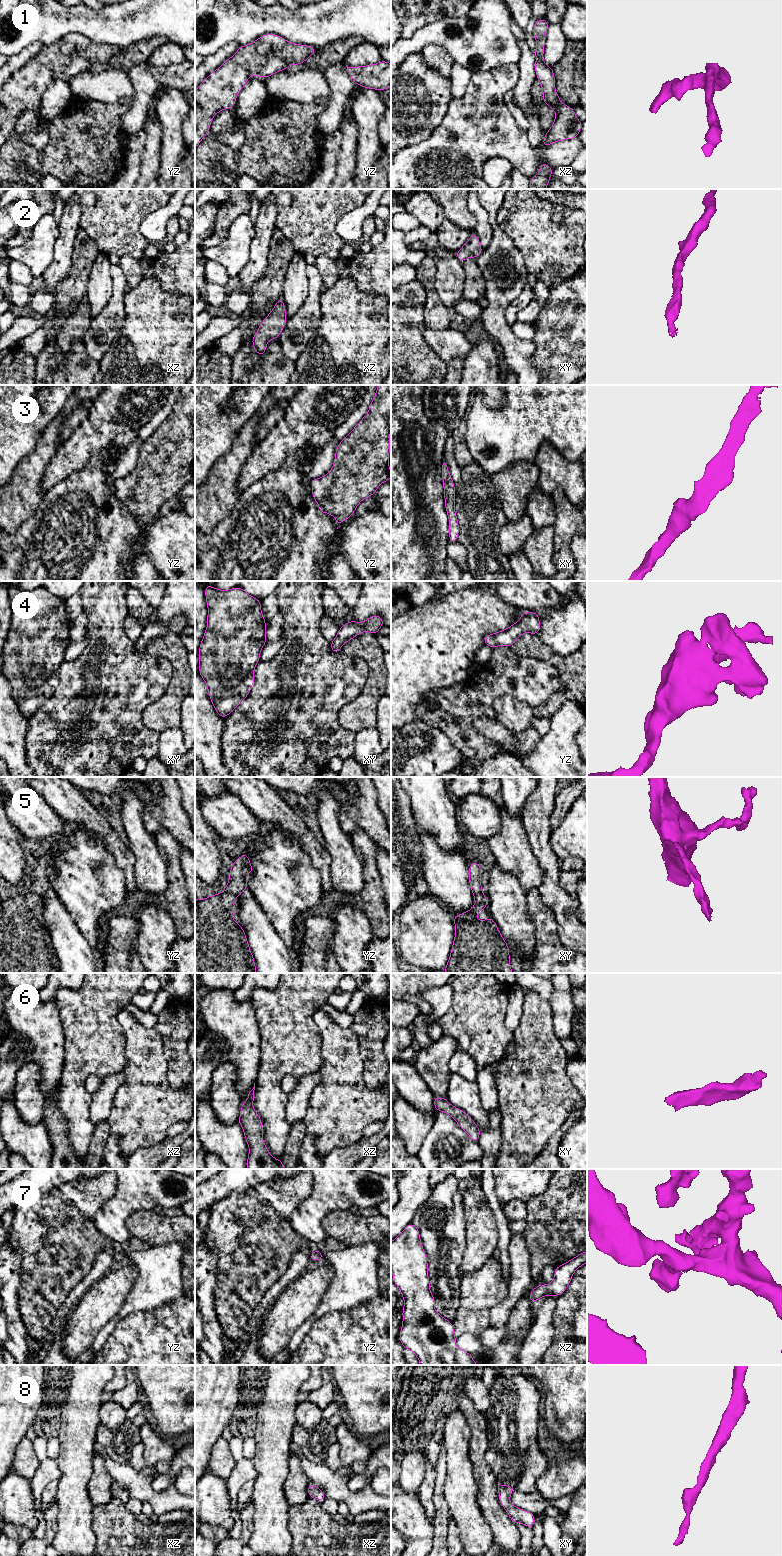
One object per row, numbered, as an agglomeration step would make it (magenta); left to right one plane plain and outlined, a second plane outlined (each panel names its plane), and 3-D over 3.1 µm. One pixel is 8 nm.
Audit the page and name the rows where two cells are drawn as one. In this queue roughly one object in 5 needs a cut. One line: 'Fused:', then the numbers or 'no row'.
Fused: no row

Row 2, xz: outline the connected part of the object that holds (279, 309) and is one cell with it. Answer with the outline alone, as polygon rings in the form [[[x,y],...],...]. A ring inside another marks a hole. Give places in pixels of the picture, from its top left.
[[[283,298],[279,299],[273,310],[261,322],[257,332],[252,337],[252,345],[256,354],[264,356],[267,342],[278,339],[287,321],[286,309]]]

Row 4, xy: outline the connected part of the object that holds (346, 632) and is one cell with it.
[[[373,615],[364,622],[356,622],[355,620],[347,622],[339,628],[336,637],[330,643],[330,648],[334,653],[340,653],[341,647],[349,640],[365,631],[376,635],[383,625],[383,618],[379,615]]]

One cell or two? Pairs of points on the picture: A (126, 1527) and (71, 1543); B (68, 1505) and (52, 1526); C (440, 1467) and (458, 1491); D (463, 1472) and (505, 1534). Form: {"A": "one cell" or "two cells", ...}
{"A": "two cells", "B": "two cells", "C": "two cells", "D": "two cells"}

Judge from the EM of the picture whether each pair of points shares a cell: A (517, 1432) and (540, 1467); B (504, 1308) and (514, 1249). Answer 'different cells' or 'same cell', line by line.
A: different cells
B: same cell

